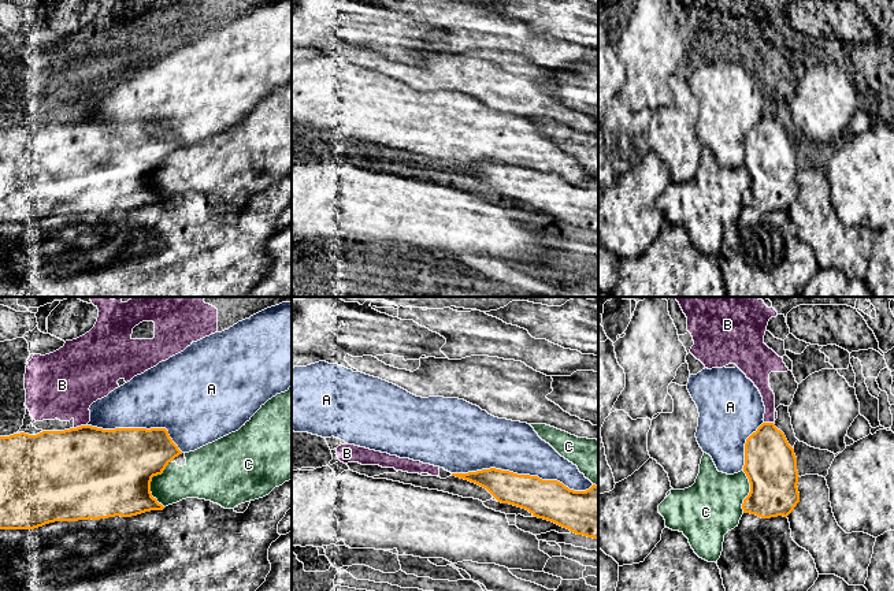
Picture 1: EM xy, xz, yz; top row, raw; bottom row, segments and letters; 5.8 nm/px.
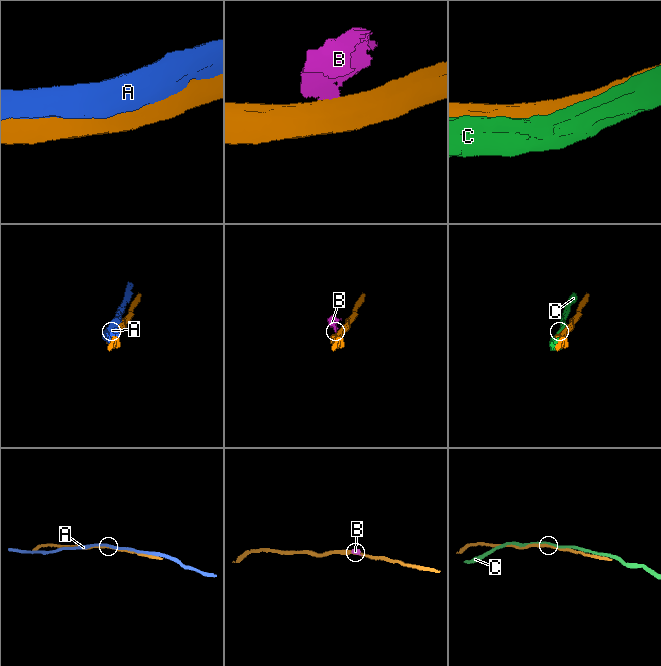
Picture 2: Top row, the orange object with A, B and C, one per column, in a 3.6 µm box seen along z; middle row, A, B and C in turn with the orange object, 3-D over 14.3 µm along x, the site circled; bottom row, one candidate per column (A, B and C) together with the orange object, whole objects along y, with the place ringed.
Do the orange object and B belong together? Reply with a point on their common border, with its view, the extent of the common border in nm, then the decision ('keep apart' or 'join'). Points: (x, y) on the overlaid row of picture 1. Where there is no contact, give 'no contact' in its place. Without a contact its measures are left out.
contact xy (81, 426); length 80 nm; keep apart

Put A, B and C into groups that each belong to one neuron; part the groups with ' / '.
A / B / C

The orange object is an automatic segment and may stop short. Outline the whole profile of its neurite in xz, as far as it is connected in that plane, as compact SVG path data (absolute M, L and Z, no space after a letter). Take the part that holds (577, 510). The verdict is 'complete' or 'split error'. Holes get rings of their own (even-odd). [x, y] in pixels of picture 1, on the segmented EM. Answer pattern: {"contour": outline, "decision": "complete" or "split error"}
{"contour": "M496 468L452 473L486 488L498 502L528 510L576 535L598 539L598 486L574 491L557 480Z", "decision": "complete"}

